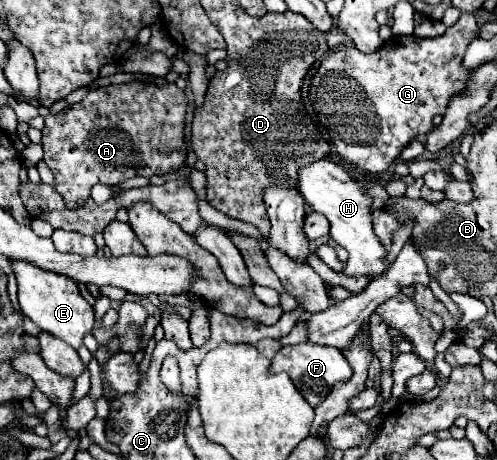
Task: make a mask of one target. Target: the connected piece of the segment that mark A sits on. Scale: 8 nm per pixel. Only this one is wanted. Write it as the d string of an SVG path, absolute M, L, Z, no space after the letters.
M129 82L129 84L111 84L89 92L81 102L65 108L59 114L49 114L45 118L43 128L43 160L55 174L55 190L63 196L67 208L81 208L87 198L89 190L95 184L121 184L123 180L135 176L163 176L169 172L177 172L185 166L185 114L187 114L187 98L183 90L175 84L155 86L143 82Z

